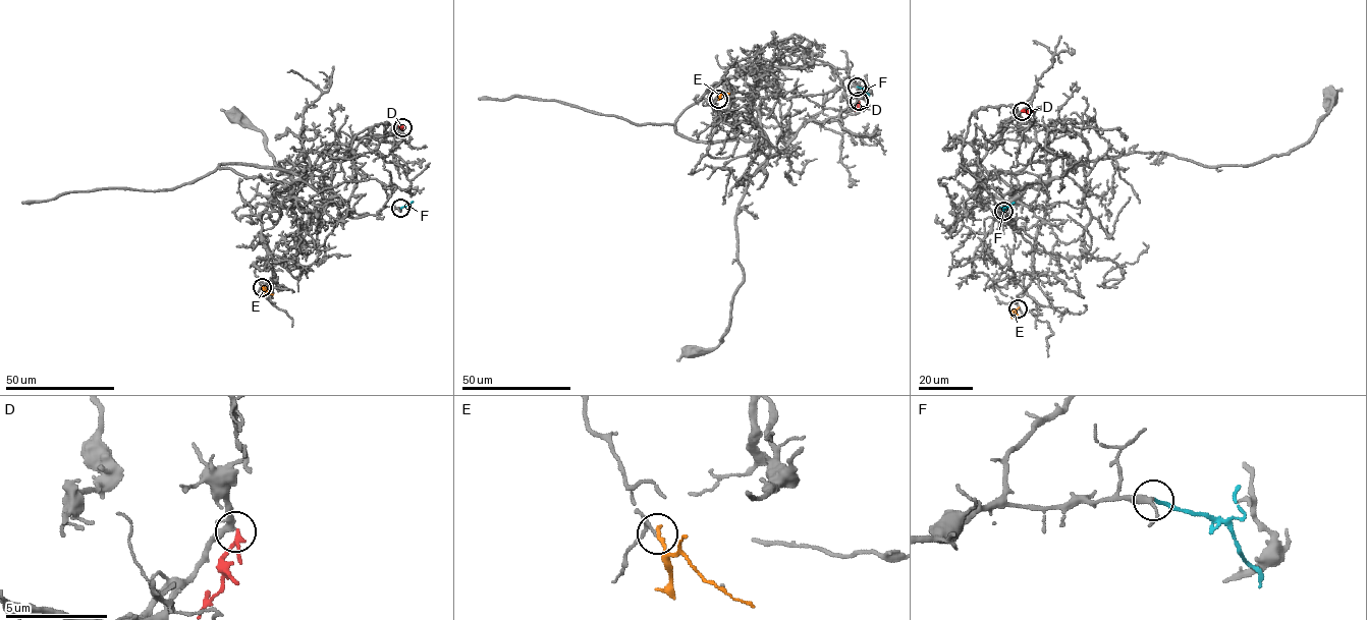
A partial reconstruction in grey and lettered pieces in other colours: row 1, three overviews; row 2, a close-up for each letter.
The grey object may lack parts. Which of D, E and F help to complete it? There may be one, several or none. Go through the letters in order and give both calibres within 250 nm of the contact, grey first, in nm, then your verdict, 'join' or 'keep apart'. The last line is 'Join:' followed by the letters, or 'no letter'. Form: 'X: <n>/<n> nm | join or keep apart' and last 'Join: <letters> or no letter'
D: 280/200 nm | keep apart
E: 90/200 nm | keep apart
F: 260/180 nm | join
Join: F

